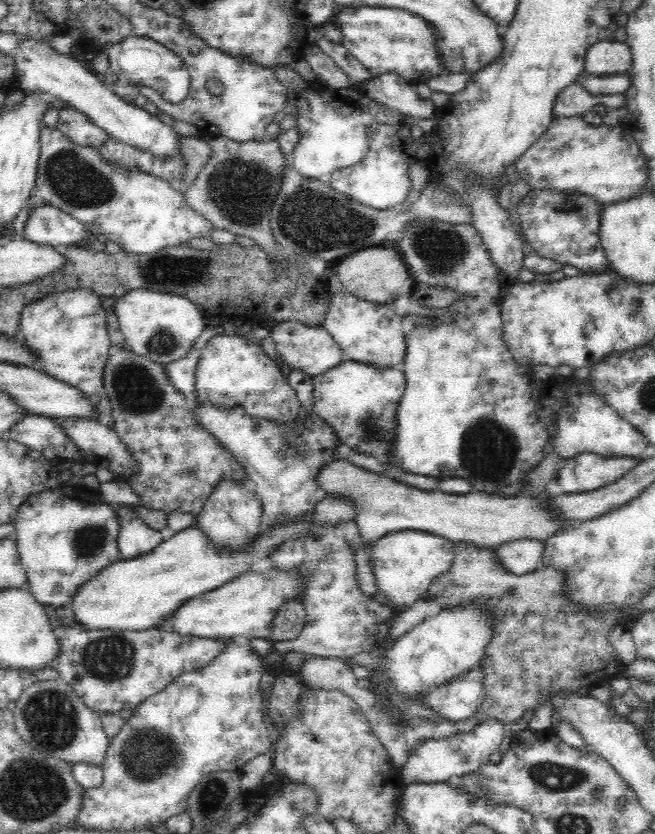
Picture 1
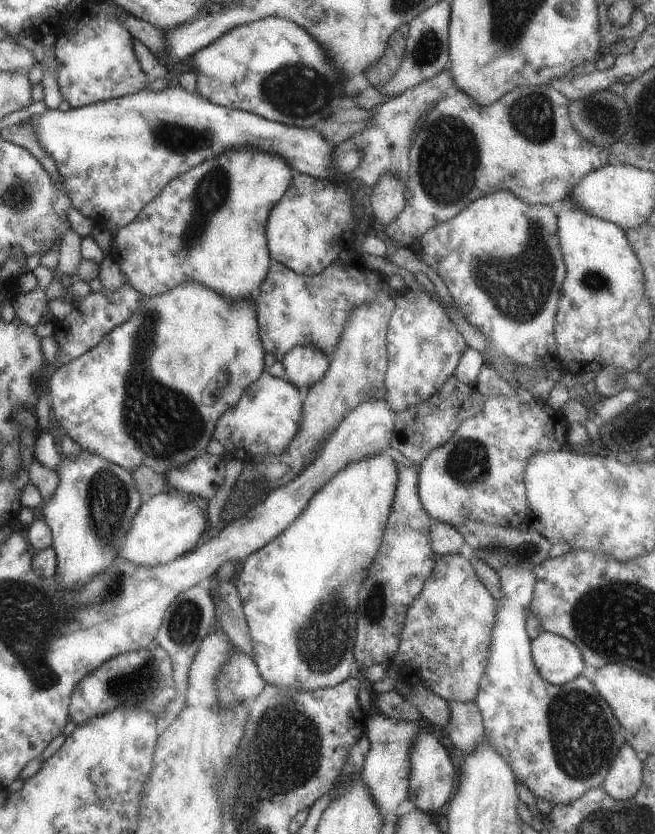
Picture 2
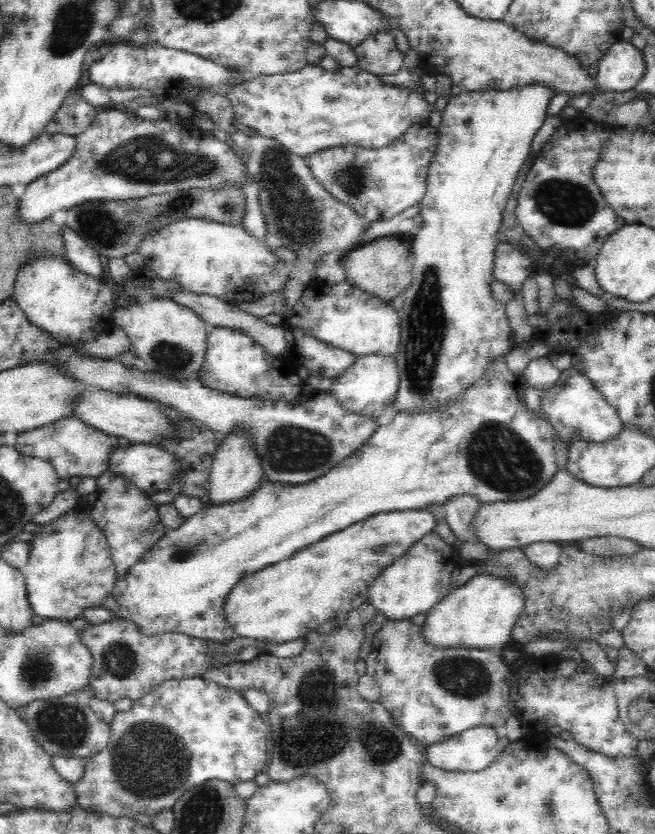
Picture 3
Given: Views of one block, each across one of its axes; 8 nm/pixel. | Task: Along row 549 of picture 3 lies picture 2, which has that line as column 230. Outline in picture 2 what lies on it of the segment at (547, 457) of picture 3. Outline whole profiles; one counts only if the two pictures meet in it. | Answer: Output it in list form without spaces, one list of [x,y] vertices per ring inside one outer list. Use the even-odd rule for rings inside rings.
[[[232,148],[232,150],[226,150],[222,152],[220,156],[216,158],[210,158],[210,160],[204,160],[202,164],[186,170],[184,174],[176,176],[174,180],[170,180],[162,190],[160,194],[150,200],[148,204],[140,211],[138,218],[127,224],[125,227],[118,229],[113,235],[113,243],[110,255],[118,263],[122,274],[126,276],[126,282],[134,287],[134,290],[138,290],[145,296],[158,296],[158,294],[164,294],[168,292],[174,286],[178,284],[184,284],[184,282],[196,282],[208,290],[214,290],[216,294],[220,294],[222,298],[230,300],[230,302],[240,302],[240,300],[253,300],[258,293],[258,288],[262,284],[262,280],[266,278],[268,270],[272,264],[271,256],[268,250],[268,242],[266,238],[266,222],[268,222],[268,215],[272,212],[272,208],[278,204],[278,201],[284,194],[286,189],[290,188],[293,175],[296,172],[288,166],[288,162],[280,156],[272,156],[272,154],[264,154],[256,148]]]

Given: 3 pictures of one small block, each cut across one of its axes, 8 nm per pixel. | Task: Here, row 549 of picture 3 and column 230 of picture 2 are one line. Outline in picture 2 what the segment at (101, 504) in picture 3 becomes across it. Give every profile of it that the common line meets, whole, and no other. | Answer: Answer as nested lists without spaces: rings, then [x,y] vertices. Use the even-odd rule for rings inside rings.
[[[179,84],[160,91],[143,88],[128,96],[68,111],[48,109],[38,116],[30,116],[25,122],[32,126],[40,148],[56,162],[59,178],[64,180],[64,192],[72,206],[85,217],[94,219],[96,227],[109,231],[112,236],[118,229],[134,222],[142,208],[154,200],[170,180],[232,148],[256,148],[264,154],[280,156],[295,172],[319,179],[333,180],[337,175],[332,170],[332,152],[336,147],[324,140],[314,127],[298,128],[248,111],[218,106],[196,91],[184,90]]]

